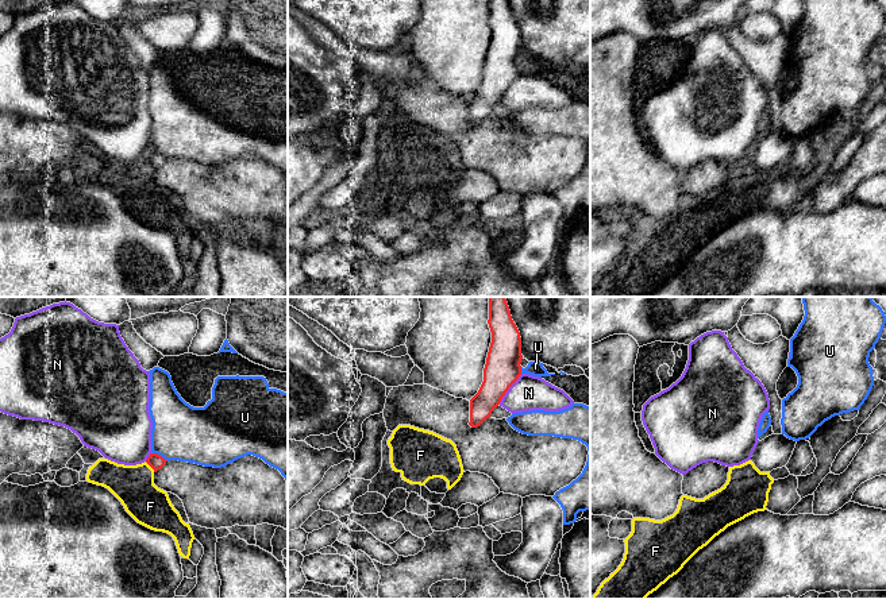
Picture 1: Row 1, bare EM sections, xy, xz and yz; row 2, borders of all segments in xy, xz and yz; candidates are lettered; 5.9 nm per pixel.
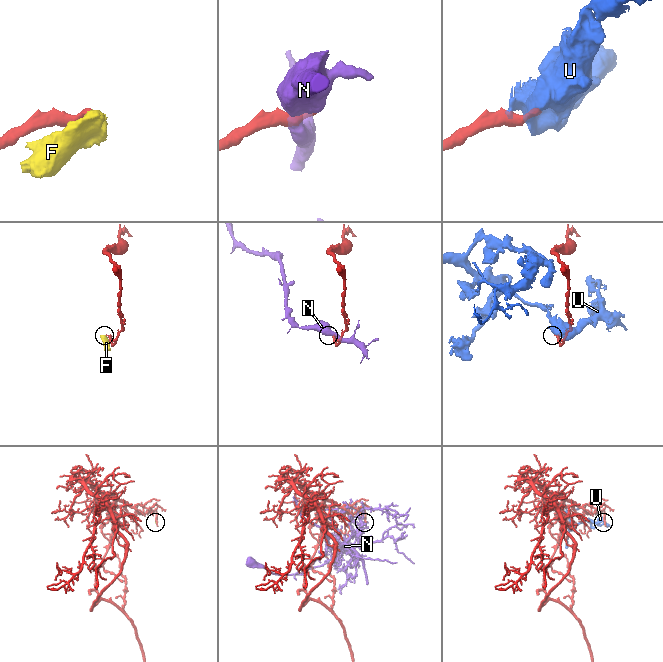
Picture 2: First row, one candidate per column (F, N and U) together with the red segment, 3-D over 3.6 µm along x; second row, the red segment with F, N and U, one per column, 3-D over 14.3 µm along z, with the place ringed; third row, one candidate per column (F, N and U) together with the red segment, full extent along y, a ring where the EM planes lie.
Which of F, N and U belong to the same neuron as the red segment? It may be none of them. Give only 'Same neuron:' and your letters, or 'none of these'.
Same neuron: none of these

